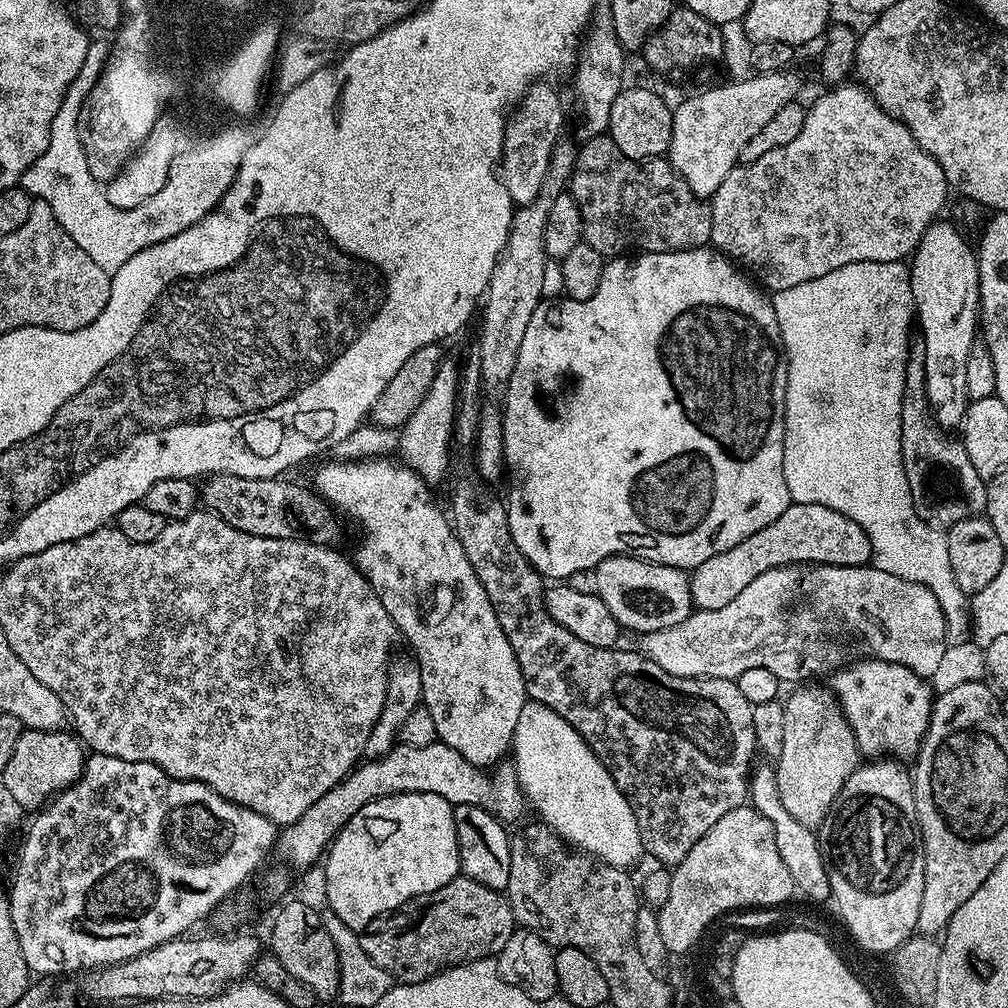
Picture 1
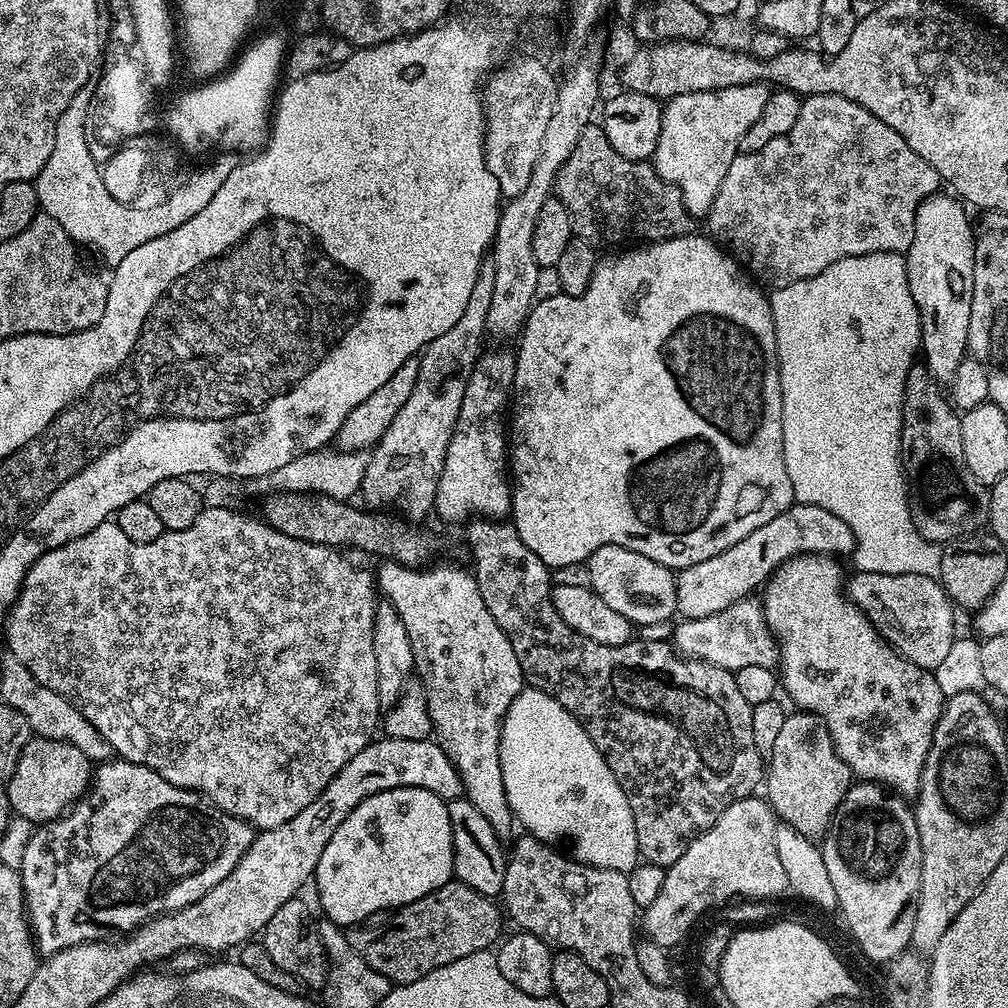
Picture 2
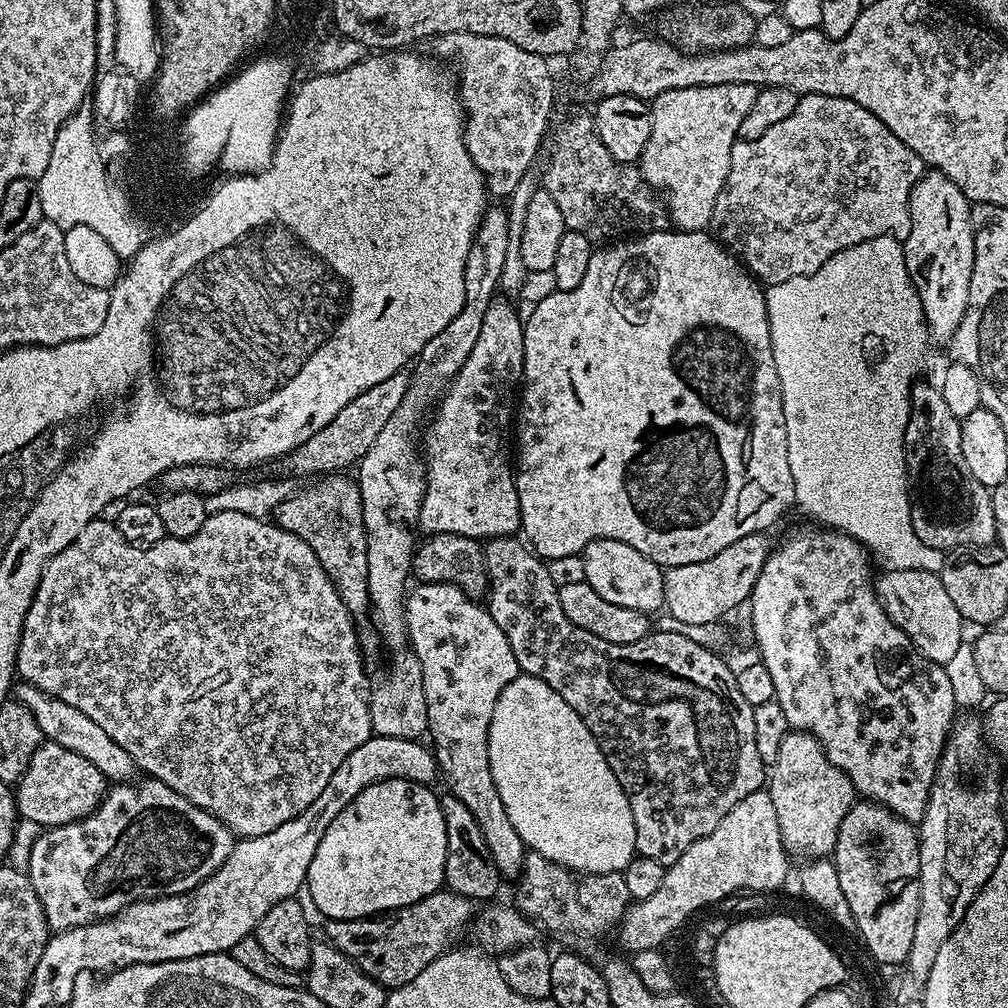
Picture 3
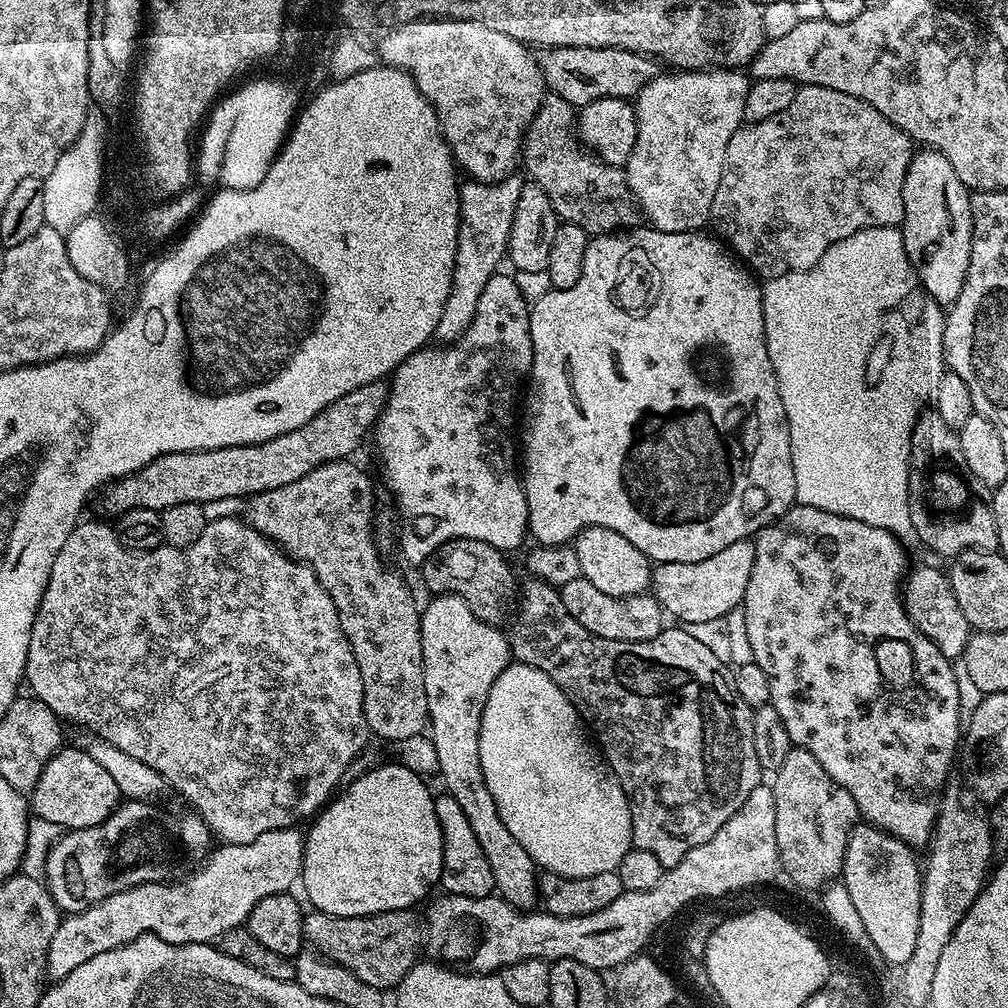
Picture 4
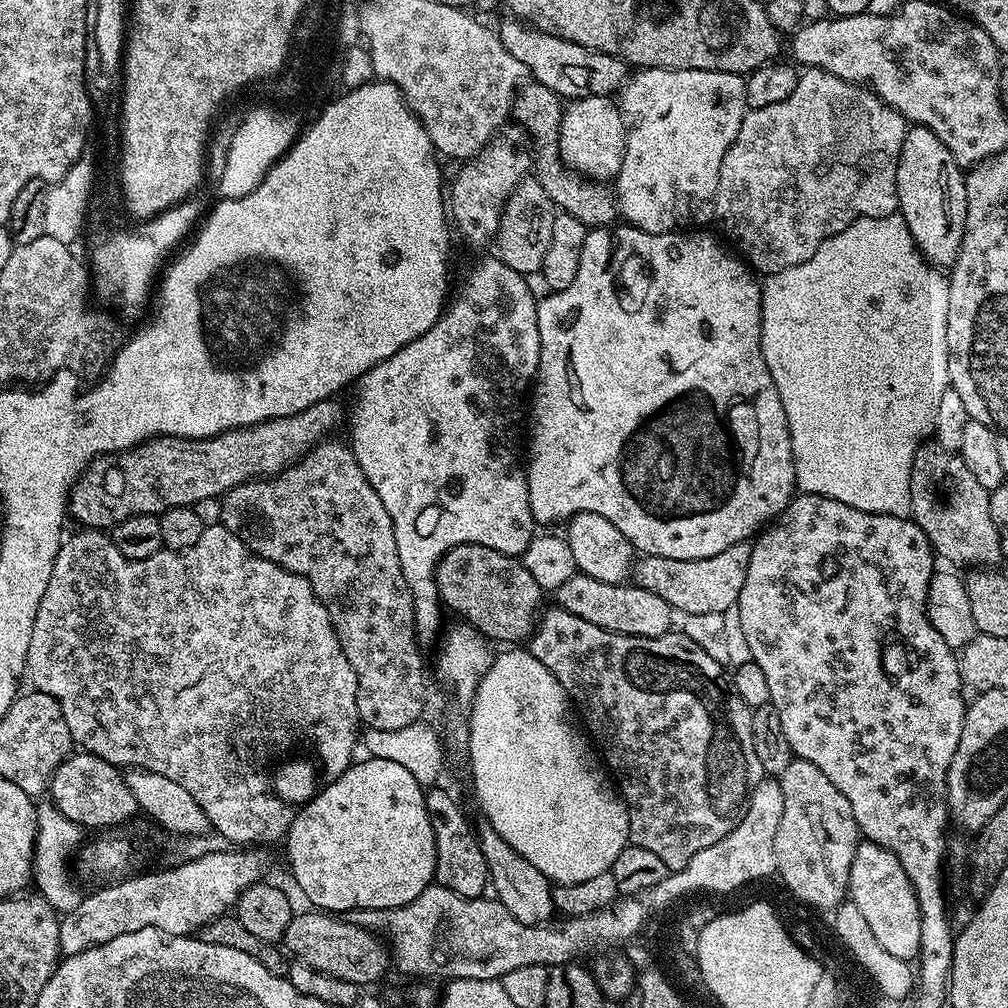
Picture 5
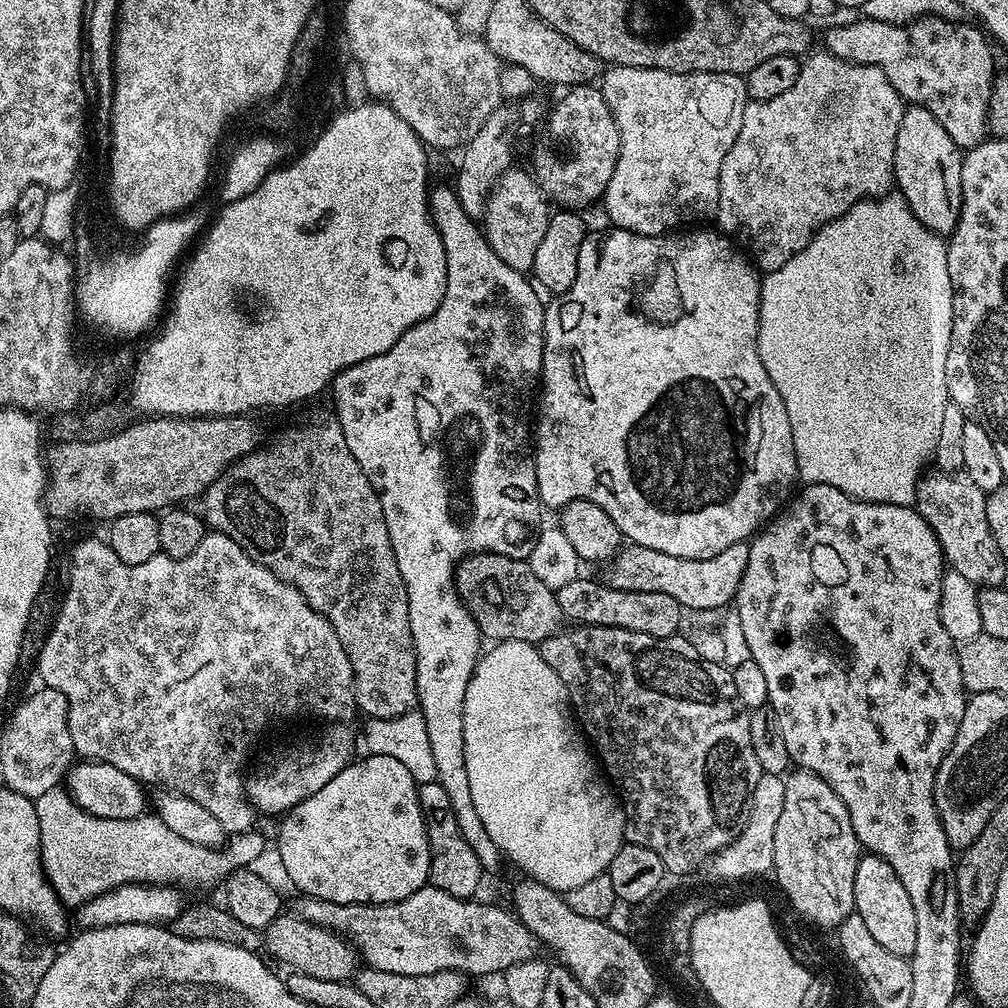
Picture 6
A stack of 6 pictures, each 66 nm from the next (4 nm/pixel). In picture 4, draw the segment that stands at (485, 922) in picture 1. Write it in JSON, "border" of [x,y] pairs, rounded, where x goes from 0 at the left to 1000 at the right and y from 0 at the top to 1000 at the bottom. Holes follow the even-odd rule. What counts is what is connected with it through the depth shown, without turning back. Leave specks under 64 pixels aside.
{"border":[[[400,901],[377,905],[373,909],[335,911],[312,904],[301,910],[301,932],[318,948],[347,962],[352,969],[359,970],[363,978],[378,982],[392,981],[415,955],[416,948],[413,947],[419,944],[419,913],[413,907]]]}

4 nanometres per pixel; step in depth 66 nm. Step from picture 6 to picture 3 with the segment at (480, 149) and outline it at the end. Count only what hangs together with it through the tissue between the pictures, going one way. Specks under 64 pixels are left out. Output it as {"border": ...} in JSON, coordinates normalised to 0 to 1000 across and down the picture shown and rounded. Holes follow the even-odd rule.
{"border":[[[485,205],[476,218],[466,244],[466,252],[462,256],[462,298],[458,300],[454,313],[446,315],[446,323],[442,323],[442,327],[438,327],[432,335],[427,335],[423,343],[419,343],[407,369],[409,379],[403,387],[403,395],[396,401],[395,407],[391,407],[387,419],[379,423],[371,442],[363,446],[355,461],[359,514],[361,528],[365,531],[363,562],[367,612],[369,611],[378,633],[387,643],[402,642],[405,639],[401,578],[407,575],[409,567],[411,541],[415,536],[409,527],[414,527],[417,519],[417,503],[421,497],[423,479],[419,467],[419,452],[418,449],[417,452],[413,449],[412,424],[424,405],[426,404],[426,408],[439,392],[440,386],[447,381],[454,367],[458,367],[462,355],[466,355],[466,347],[470,347],[470,339],[474,339],[474,331],[478,327],[478,315],[482,315],[482,308],[493,297],[498,264],[502,264],[502,252],[509,240],[503,209],[499,205]]]}

